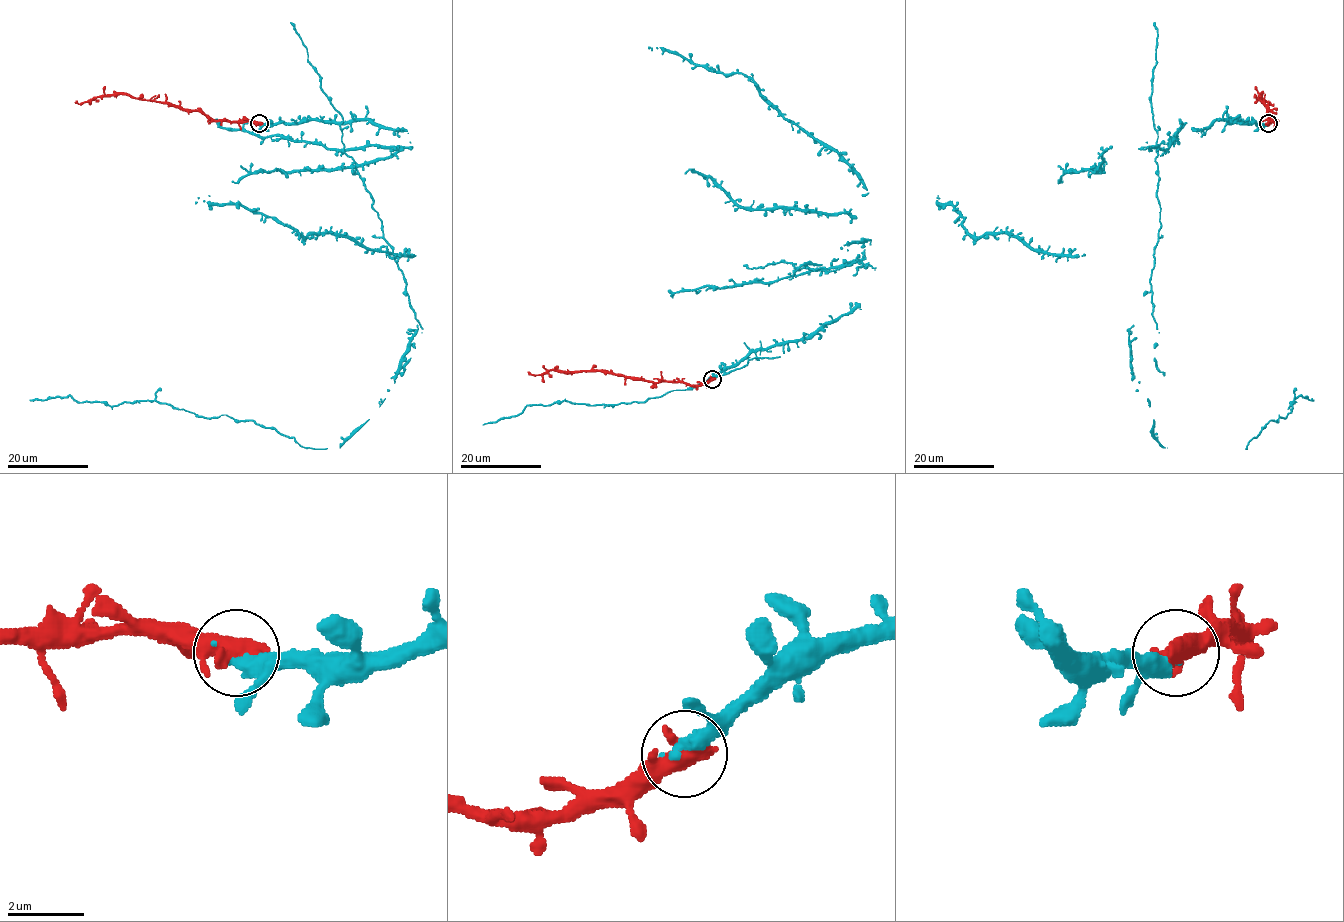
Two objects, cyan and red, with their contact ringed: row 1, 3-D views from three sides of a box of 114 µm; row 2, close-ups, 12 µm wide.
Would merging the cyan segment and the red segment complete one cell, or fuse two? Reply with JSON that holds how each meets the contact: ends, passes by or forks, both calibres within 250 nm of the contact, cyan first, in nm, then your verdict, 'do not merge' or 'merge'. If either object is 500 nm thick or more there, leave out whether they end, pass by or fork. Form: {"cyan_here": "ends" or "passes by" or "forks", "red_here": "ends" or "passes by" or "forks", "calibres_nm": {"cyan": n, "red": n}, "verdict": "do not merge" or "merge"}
{"cyan_here": "ends", "red_here": "passes by", "calibres_nm": {"cyan": 400, "red": 460}, "verdict": "merge"}

